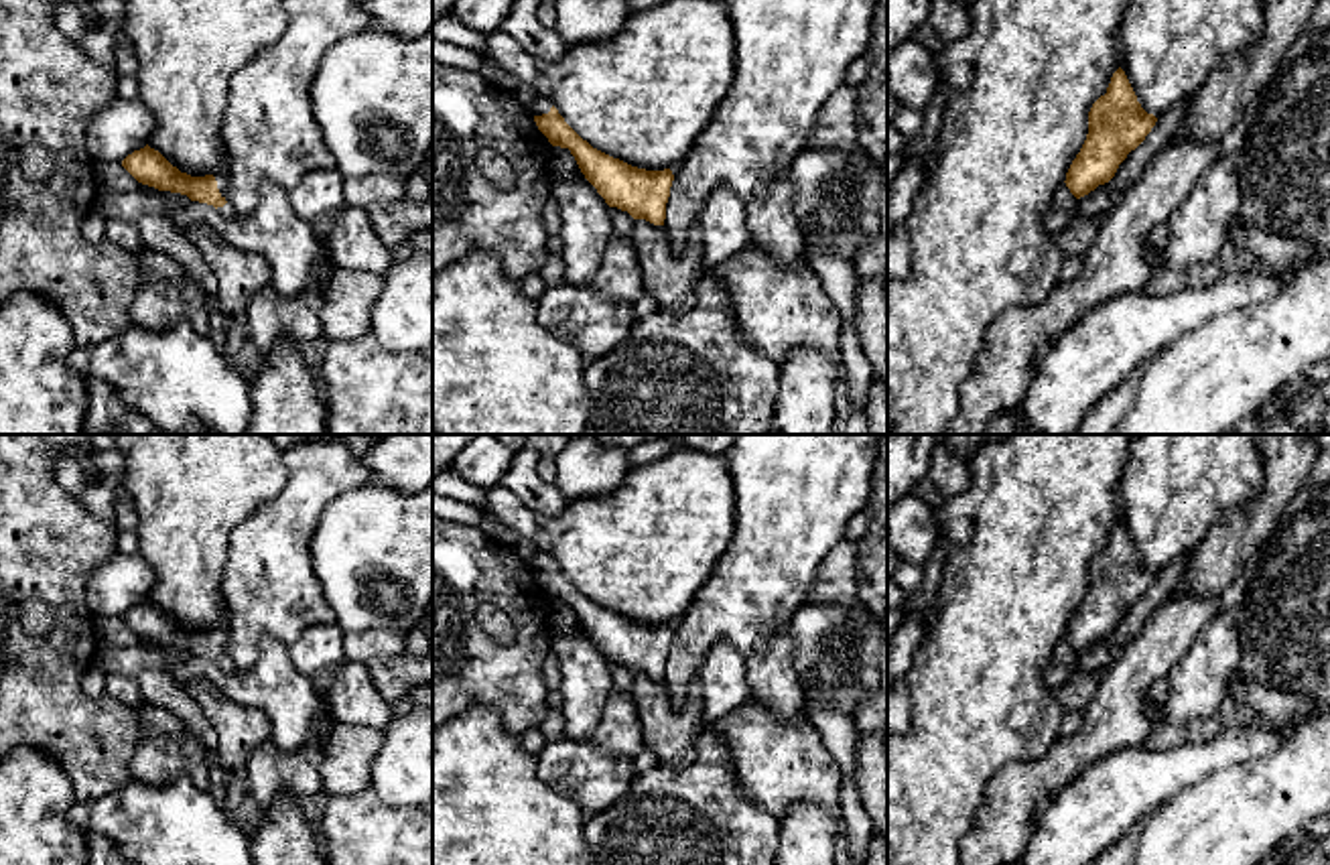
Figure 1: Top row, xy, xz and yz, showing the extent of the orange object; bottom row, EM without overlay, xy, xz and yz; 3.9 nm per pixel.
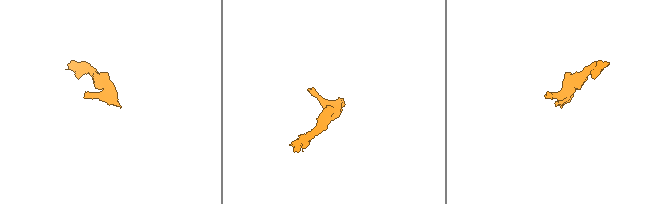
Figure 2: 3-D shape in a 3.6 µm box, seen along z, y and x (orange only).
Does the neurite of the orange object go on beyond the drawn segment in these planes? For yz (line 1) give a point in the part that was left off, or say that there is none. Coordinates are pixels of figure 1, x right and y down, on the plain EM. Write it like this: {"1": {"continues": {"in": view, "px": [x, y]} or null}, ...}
{"1": {"continues": null}}

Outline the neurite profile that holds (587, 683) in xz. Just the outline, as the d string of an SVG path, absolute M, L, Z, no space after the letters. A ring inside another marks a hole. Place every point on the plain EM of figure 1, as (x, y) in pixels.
M581 623L571 634L552 629L552 654L558 658L562 674L564 739L589 741L603 705L613 692L609 660Z

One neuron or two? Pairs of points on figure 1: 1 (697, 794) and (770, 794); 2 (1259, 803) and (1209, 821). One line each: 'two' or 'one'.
1: two
2: one

